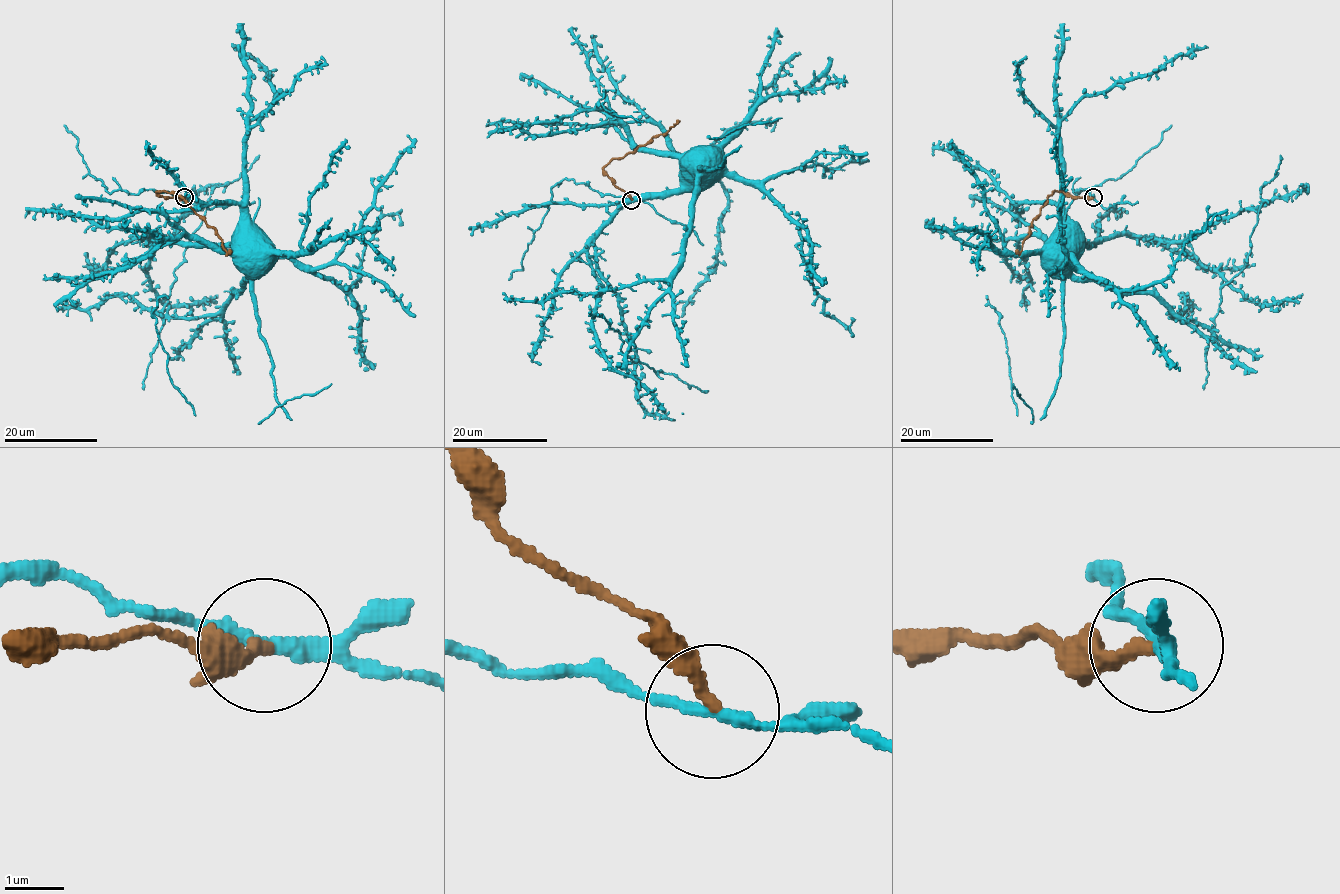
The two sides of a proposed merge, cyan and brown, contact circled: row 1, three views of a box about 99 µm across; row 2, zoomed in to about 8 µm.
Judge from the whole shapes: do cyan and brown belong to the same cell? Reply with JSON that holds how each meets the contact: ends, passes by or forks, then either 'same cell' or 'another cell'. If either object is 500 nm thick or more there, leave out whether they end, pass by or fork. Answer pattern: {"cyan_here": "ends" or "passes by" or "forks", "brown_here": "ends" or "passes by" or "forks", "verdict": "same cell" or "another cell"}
{"cyan_here": "passes by", "brown_here": "ends", "verdict": "another cell"}

